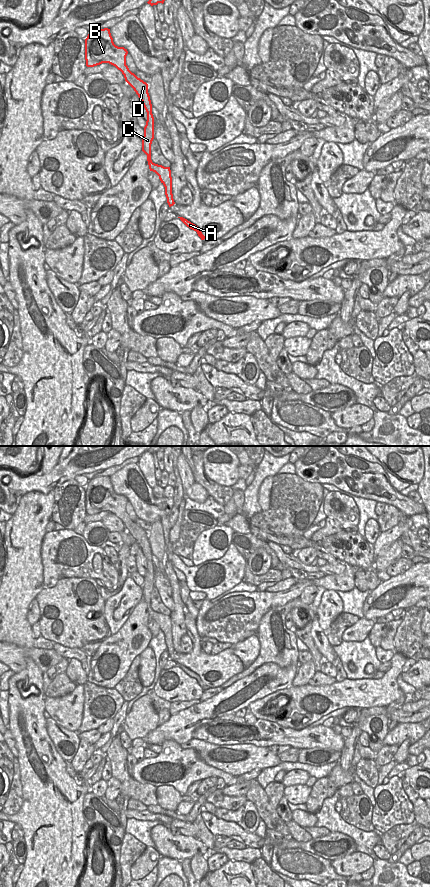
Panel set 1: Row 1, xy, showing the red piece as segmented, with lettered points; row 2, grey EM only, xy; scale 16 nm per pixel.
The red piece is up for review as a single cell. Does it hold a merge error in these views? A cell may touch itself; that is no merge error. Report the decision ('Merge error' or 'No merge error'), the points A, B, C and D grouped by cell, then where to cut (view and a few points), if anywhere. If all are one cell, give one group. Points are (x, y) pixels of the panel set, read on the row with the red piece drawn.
Merge error. Groups: A C / B D. Split along xy (151, 111), (147, 113).

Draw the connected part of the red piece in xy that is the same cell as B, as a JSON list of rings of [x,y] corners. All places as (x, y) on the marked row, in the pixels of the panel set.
[[[96,29],[85,39],[85,60],[87,67],[102,63],[115,66],[124,75],[125,81],[134,89],[147,113],[152,112],[148,84],[132,73],[126,65],[127,49],[114,44],[110,29]]]

